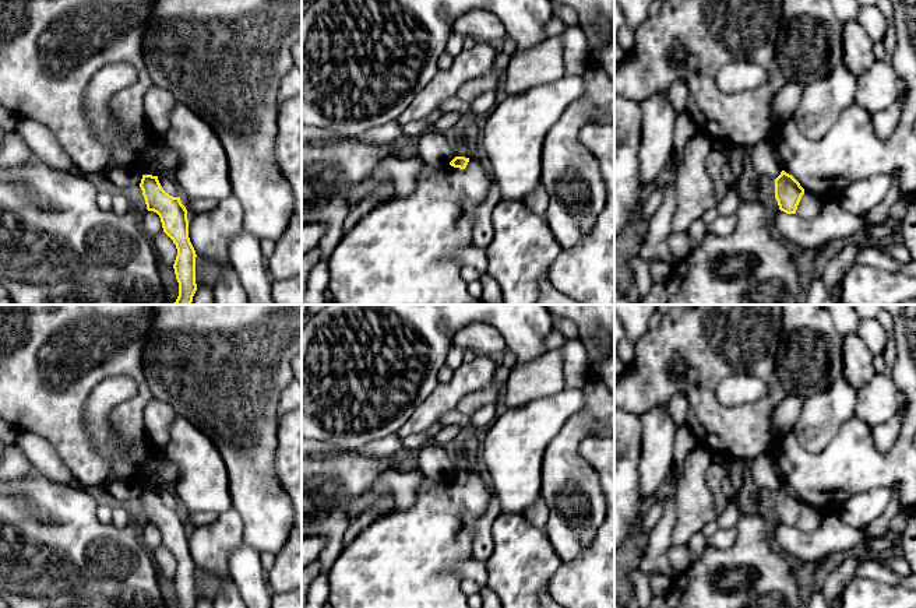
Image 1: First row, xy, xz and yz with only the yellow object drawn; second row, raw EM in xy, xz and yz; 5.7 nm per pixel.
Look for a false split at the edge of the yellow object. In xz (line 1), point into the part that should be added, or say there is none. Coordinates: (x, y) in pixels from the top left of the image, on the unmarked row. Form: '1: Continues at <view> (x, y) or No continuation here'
1: No continuation here

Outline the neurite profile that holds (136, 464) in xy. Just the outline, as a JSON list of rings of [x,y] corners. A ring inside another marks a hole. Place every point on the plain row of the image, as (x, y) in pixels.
[[[145,437],[127,453],[110,453],[110,479],[141,482],[151,471],[156,475],[158,489],[173,488],[179,467],[165,453],[155,451]]]

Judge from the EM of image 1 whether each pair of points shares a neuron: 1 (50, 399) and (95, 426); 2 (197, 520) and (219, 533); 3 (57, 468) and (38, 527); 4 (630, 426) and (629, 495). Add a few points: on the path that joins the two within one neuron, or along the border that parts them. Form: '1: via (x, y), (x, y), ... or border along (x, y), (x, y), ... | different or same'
1: border along (94, 389), (84, 418), (98, 452) | different
2: border along (217, 516), (212, 522), (191, 527) | different
3: border along (38, 471), (66, 485) | different
4: via (629, 443), (629, 478) | same

